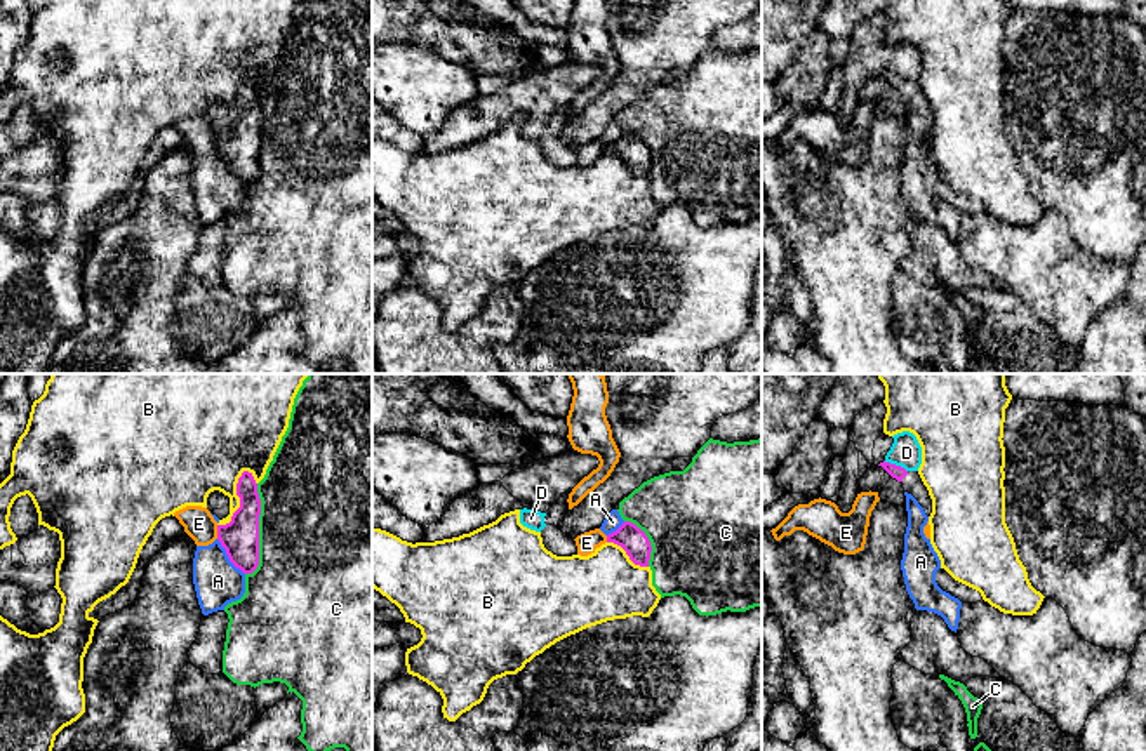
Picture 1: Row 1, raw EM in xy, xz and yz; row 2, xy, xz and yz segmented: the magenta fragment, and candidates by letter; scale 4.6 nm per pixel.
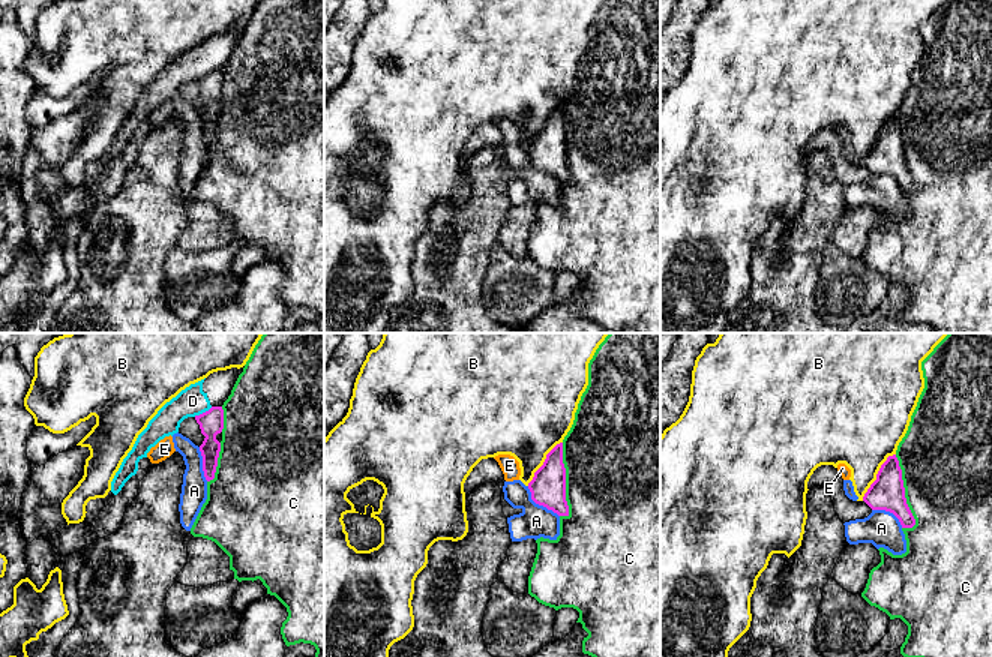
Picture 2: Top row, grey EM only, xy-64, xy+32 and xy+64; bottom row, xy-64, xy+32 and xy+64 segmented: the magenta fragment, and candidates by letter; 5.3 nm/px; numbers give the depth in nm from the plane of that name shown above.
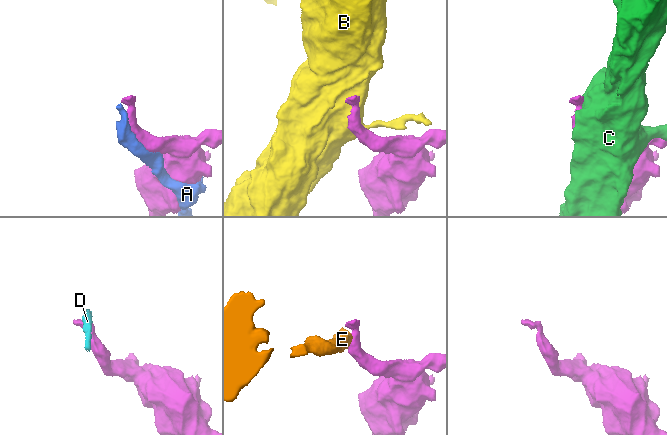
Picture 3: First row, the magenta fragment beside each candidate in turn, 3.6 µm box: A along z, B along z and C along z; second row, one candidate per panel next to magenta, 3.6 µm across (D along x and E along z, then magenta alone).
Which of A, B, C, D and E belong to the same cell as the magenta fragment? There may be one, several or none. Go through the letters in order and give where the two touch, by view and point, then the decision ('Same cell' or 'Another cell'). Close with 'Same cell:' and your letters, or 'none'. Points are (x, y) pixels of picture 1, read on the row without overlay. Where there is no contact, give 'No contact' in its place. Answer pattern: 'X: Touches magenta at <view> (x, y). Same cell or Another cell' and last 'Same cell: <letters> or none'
A: Touches magenta at xy (228, 167). Another cell
B: Touches magenta at xy (240, 110). Another cell
C: Touches magenta at xy (258, 141). Another cell
D: Touches magenta at yz (894, 75). Another cell
E: Touches magenta at xy (218, 143). Another cell
Same cell: none

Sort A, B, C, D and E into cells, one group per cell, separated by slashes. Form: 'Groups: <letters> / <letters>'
Groups: A E / B / C / D

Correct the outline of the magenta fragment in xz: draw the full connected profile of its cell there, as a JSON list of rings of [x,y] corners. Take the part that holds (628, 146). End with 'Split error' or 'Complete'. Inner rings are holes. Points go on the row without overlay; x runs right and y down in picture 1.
[[[624,132],[607,146],[607,153],[621,156],[635,176],[649,177],[652,156],[645,143],[635,134]]]. Complete

